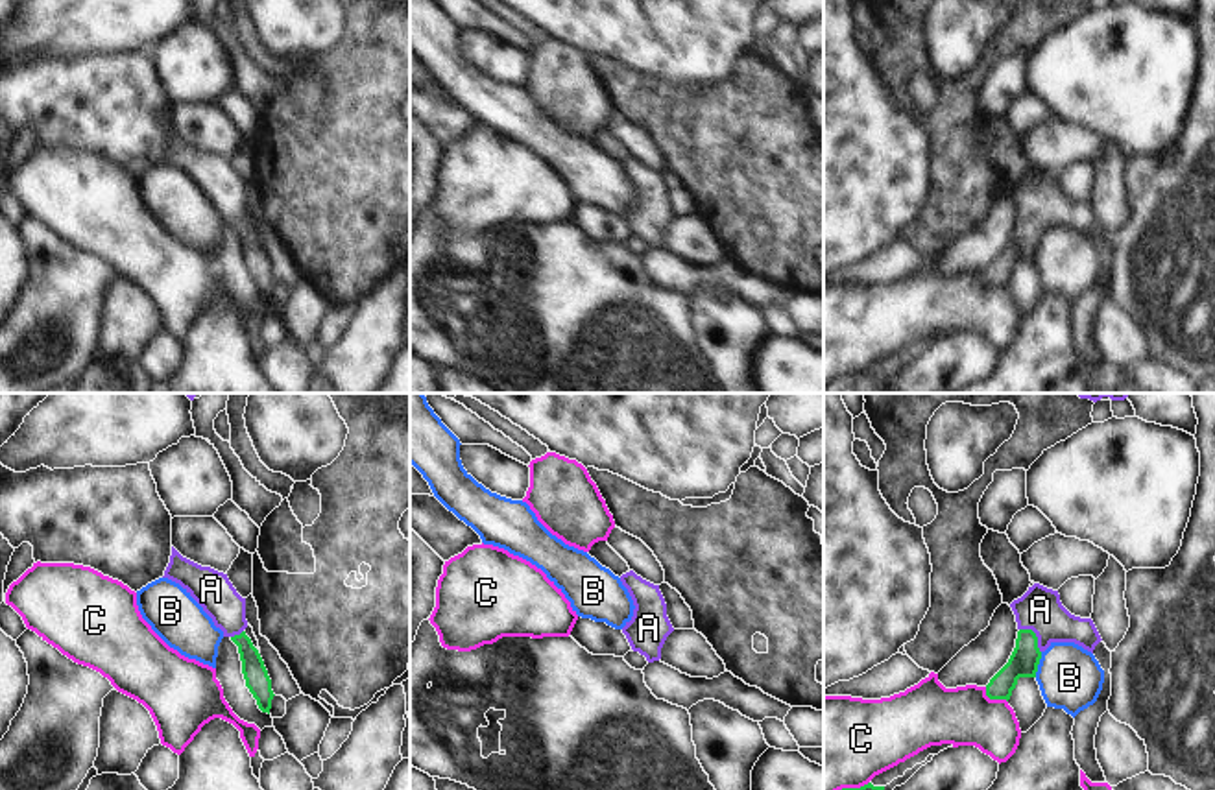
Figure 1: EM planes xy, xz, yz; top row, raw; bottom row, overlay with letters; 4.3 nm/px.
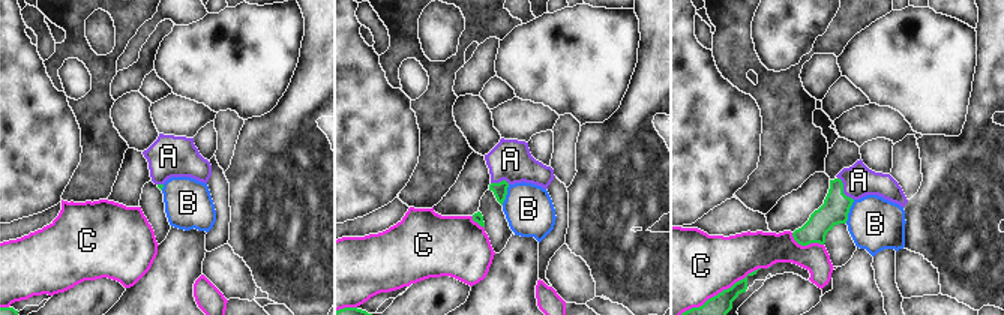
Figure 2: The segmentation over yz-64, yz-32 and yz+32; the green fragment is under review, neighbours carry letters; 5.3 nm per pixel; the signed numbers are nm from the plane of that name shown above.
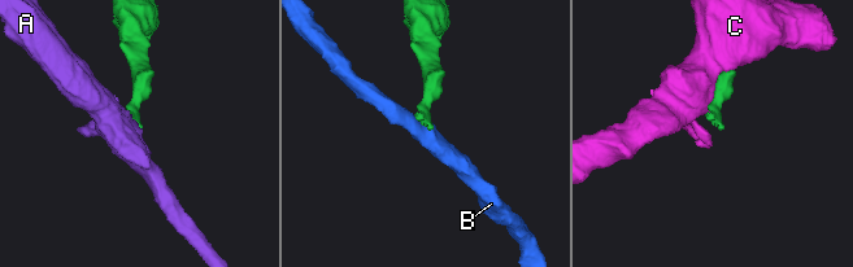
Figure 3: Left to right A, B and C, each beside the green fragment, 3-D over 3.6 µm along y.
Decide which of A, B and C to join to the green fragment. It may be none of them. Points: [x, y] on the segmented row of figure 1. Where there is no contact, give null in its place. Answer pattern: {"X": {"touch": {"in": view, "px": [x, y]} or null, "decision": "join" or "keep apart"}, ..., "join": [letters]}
{"A": {"touch": {"in": "yz", "px": [1034, 635]}, "decision": "join"}, "B": {"touch": {"in": "yz", "px": [1038, 663]}, "decision": "keep apart"}, "C": {"touch": {"in": "yz", "px": [994, 698]}, "decision": "keep apart"}, "join": ["A"]}

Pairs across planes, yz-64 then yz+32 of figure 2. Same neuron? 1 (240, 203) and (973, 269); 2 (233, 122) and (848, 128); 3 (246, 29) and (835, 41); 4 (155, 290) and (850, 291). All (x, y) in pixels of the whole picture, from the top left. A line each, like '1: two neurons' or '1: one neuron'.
1: one neuron
2: two neurons
3: two neurons
4: one neuron

